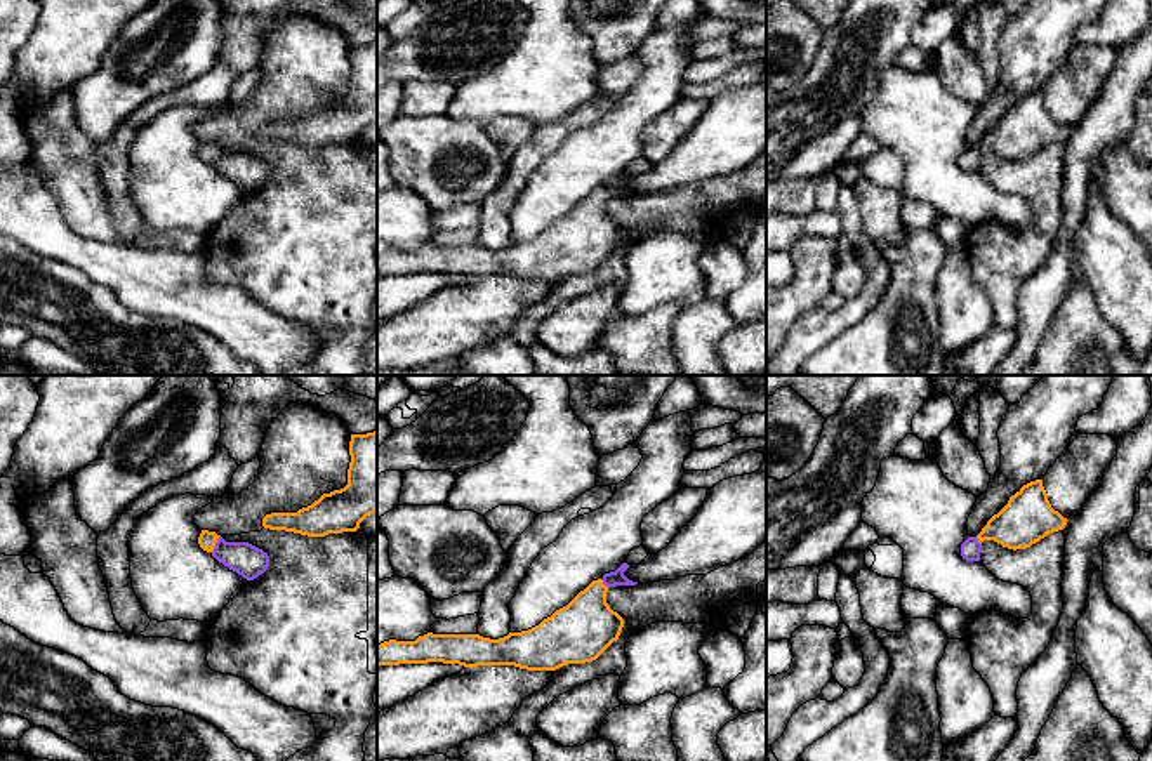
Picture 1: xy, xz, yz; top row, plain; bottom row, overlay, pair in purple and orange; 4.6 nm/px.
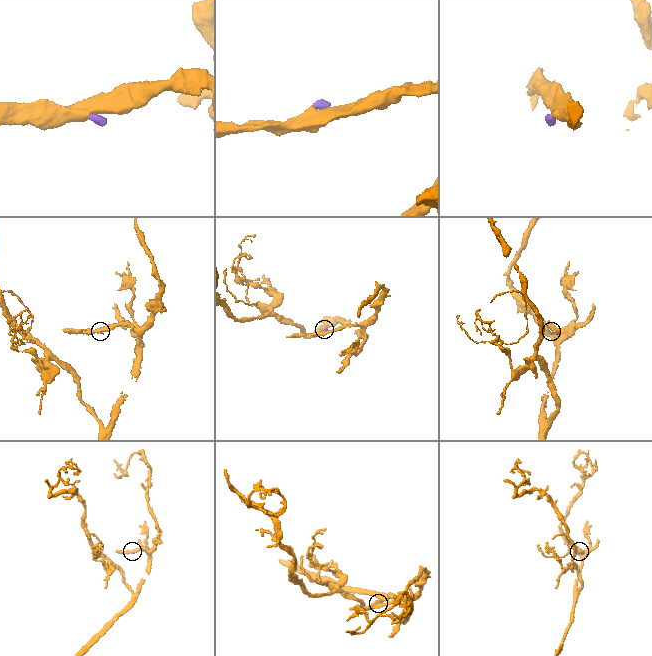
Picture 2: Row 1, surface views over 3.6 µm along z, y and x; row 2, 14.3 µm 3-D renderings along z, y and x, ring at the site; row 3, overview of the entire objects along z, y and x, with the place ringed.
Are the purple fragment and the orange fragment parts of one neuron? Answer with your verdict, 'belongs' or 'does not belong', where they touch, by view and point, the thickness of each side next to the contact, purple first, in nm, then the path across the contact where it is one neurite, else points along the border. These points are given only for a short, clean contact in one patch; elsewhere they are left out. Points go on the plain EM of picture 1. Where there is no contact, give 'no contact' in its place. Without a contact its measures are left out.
belongs; meets purple in xy at (216, 155); 150 nm thick on the purple side, 80 nm on the other; runs through xy (244, 169), (225, 164), (216, 155), (207, 150)

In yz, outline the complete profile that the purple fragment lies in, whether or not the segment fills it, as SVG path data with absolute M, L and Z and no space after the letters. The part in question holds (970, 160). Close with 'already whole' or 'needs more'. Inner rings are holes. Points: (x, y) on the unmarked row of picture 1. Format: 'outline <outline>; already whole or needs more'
outline M1036 90L1011 106L977 148L968 148L961 155L961 167L966 172L980 172L983 151L994 151L1013 162L1025 160L1046 146L1063 141L1065 136L1067 129L1051 118L1043 90Z; needs more

